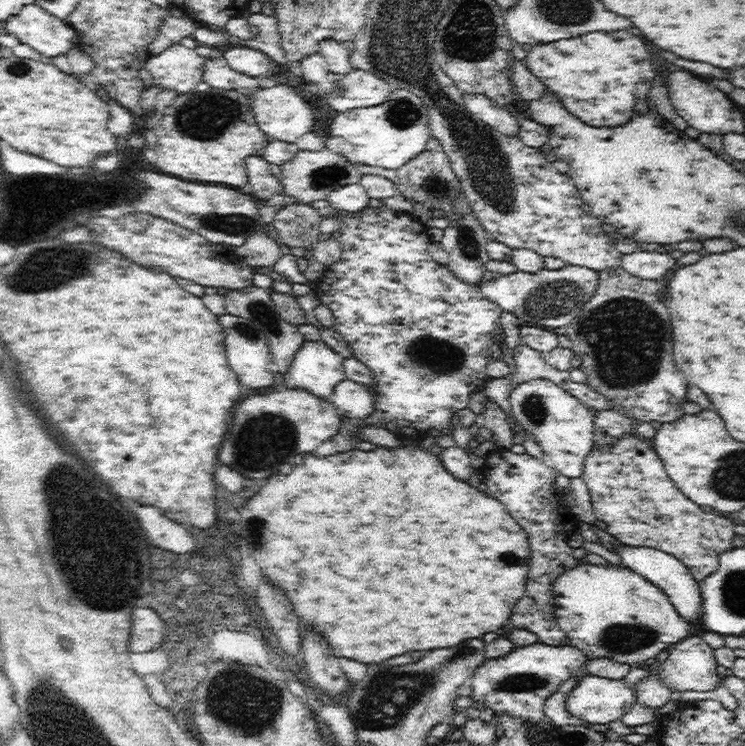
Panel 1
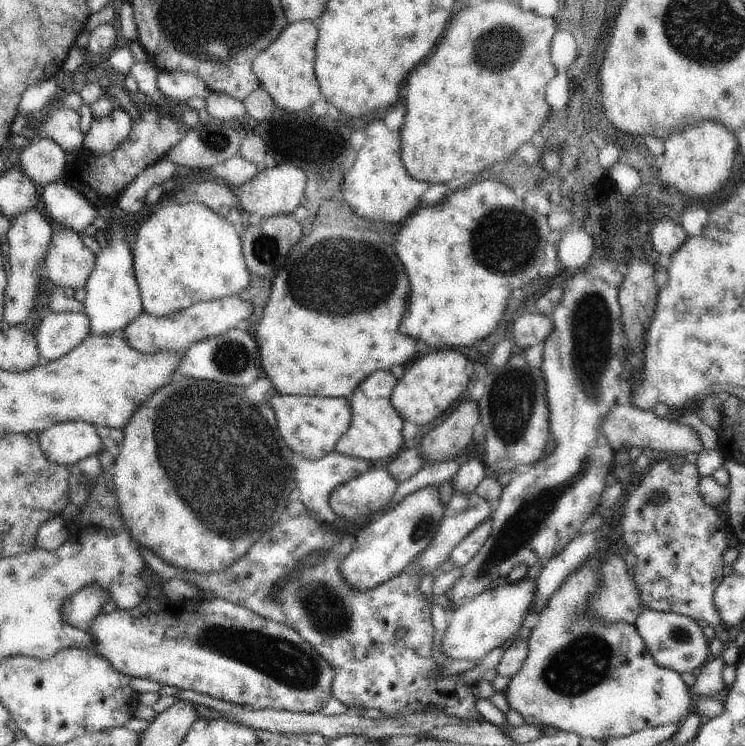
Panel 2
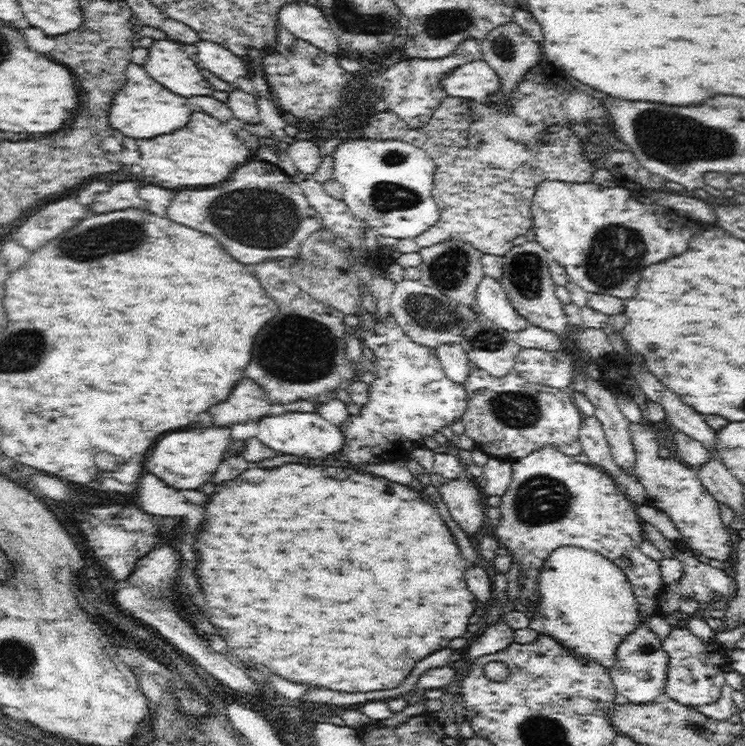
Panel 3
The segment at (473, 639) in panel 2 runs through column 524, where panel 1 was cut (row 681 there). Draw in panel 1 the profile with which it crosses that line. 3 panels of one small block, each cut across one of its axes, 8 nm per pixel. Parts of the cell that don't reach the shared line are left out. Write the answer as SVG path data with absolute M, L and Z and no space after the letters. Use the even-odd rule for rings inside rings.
M593 674L583 676L566 696L567 711L582 720L582 724L608 724L612 720L621 720L636 702L632 680L610 680Z

